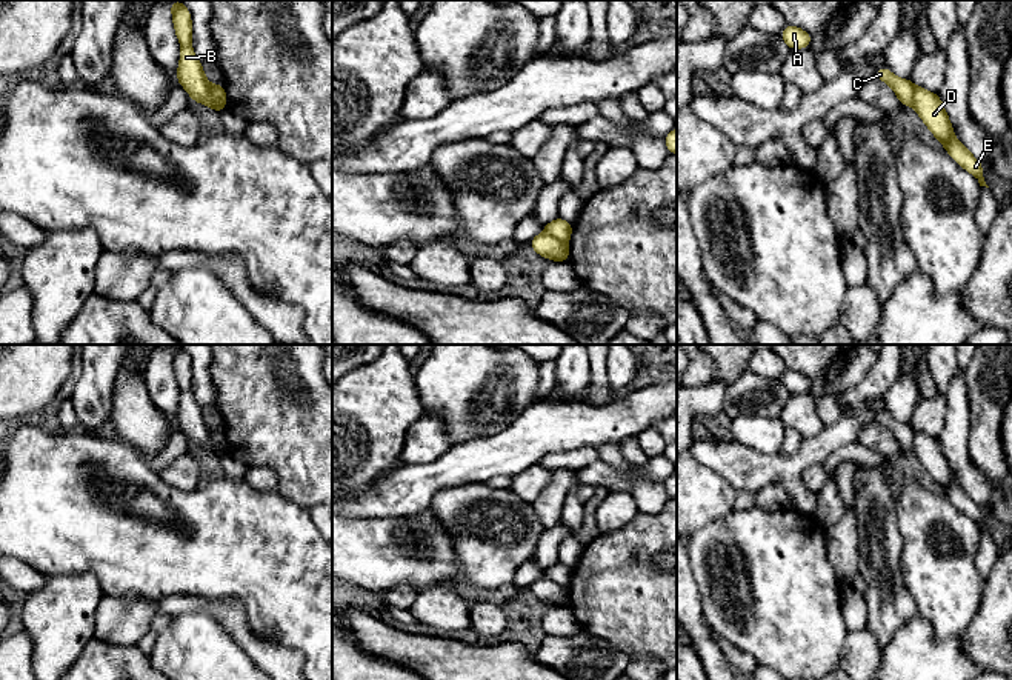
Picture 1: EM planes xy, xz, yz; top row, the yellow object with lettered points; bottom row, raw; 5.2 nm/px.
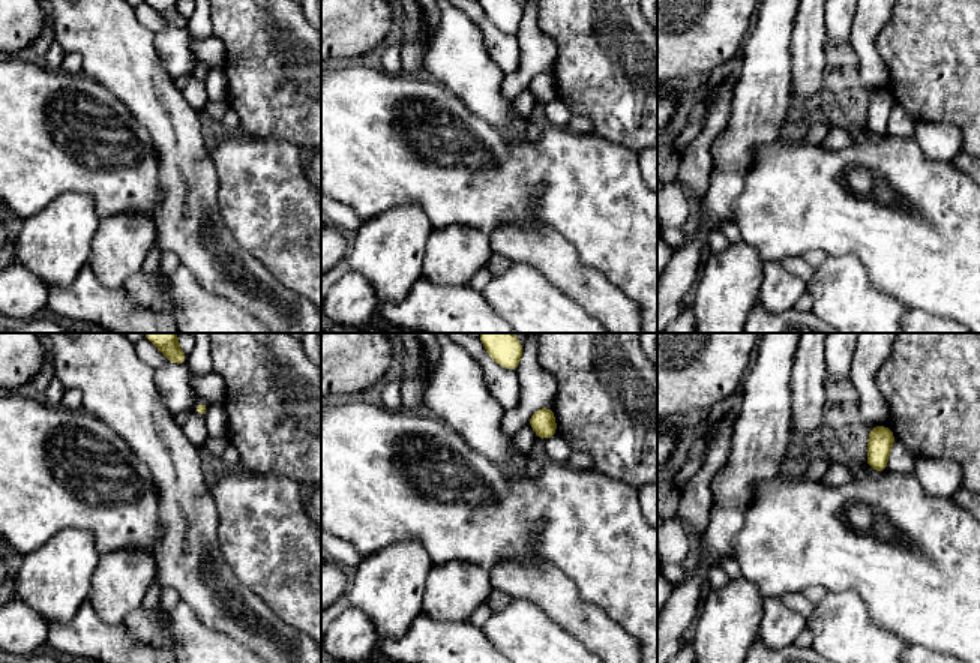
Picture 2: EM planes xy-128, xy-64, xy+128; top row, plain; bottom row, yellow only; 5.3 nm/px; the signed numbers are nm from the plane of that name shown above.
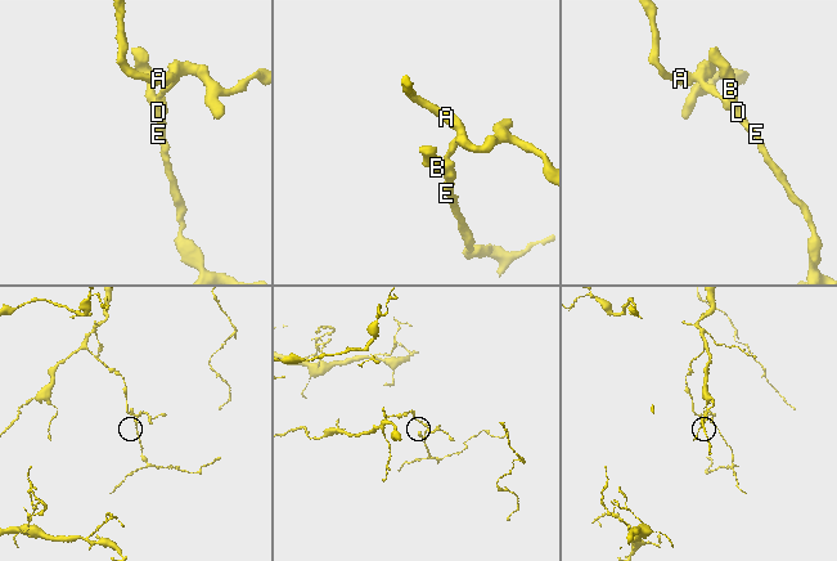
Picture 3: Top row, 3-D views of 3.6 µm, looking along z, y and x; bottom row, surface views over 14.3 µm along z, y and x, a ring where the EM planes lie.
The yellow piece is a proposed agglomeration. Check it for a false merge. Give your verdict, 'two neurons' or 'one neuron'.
two neurons

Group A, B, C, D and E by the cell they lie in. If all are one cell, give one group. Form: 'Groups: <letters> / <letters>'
Groups: A C / B D E

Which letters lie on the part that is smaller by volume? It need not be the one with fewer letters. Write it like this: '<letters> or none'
B, D, E

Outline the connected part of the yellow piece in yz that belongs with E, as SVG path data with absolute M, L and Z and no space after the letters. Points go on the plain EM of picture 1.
M915 431L912 449L920 463L930 474L932 480L941 486L950 502L969 515L978 525L980 531L989 532L983 522L983 509L954 482L954 472L943 452L940 440Z

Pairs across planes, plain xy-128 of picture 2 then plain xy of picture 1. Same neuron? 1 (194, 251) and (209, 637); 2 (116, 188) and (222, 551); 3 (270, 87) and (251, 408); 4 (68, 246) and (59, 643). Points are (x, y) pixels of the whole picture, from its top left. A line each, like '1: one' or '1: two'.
1: two
2: one
3: one
4: one

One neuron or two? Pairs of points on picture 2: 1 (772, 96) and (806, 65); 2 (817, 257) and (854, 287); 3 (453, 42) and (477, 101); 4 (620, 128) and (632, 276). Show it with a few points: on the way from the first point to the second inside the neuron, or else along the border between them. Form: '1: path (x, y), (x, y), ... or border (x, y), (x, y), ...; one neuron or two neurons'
1: border (788, 42), (793, 92); two neurons
2: border (829, 257), (815, 267); two neurons
3: path (456, 57), (476, 80), (477, 86); one neuron
4: border (593, 132), (628, 146), (638, 153); two neurons

